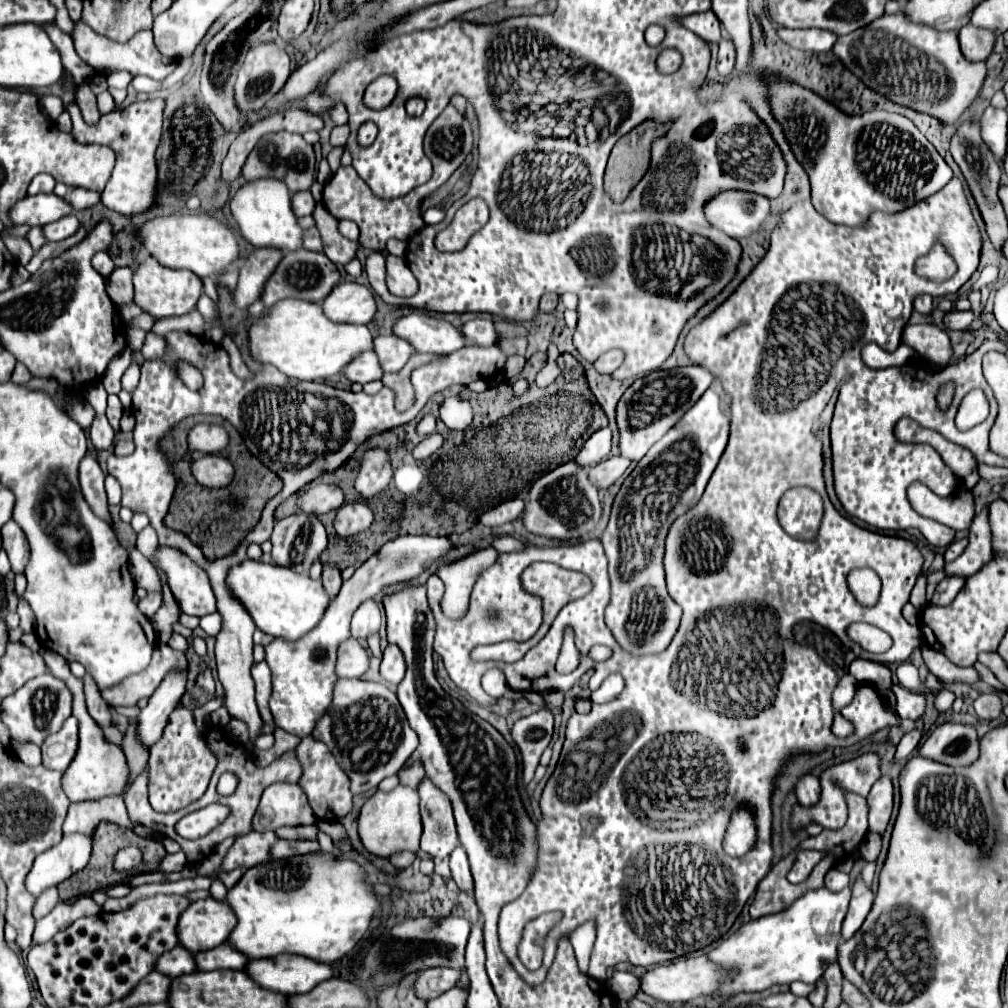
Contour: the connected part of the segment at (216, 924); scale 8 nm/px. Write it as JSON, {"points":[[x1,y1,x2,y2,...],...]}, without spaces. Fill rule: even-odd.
{"points":[[196,900,180,914,178,944,194,954,196,950,210,950,228,940,234,922,236,918,224,900]]}

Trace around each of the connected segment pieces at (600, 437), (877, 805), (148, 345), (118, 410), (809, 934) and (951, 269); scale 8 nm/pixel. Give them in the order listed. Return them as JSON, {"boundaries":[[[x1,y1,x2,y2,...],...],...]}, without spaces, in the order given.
{"boundaries":[[[602,428,598,432,594,432,586,444,582,446,582,450,576,454,574,462,578,466,592,466,596,462,600,462,602,458,606,458,610,454,610,430]],[[882,776,868,794,868,808,870,808,870,830,884,832,886,824,892,814,892,780]],[[152,332,146,334,144,346,142,346,142,356,144,356,144,360,158,360,158,358,162,360,164,354,166,354,166,350,168,350,166,338,156,336,156,334,152,334]],[[108,396,108,412,106,412,110,426,114,428,114,432,120,432,120,416,122,416,122,404,118,400,118,396]],[[826,888,810,890,800,896,788,910,762,916,748,922,732,936,708,952,708,958,728,972,712,998,734,996,740,992,762,992,772,986,792,984,796,980,814,984,824,974,826,966,836,960,836,946,840,942,840,928,850,902,850,888,830,892]],[[936,242,926,256,920,256,916,260,914,270,922,278,928,278,932,282,944,282,944,280,952,278,958,268,956,268,956,262,952,260,952,256,948,254,948,250,944,250,944,246,940,246,940,242]]]}

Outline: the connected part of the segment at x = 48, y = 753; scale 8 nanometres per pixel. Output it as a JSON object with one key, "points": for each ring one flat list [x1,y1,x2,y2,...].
{"points":[[70,716,64,726,50,734,42,744,42,764,50,770,64,772,78,748,78,720]]}

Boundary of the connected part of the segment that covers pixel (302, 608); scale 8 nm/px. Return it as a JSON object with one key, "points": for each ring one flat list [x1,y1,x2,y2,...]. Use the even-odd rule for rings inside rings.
{"points":[[248,560,232,566,226,576,228,592,246,608,246,612,252,616,256,628,260,628,266,634,282,636,288,640,304,636,316,622,320,622,330,598,326,596,326,590,322,582,312,580,310,576,296,574,294,570,266,564,260,560]]}

